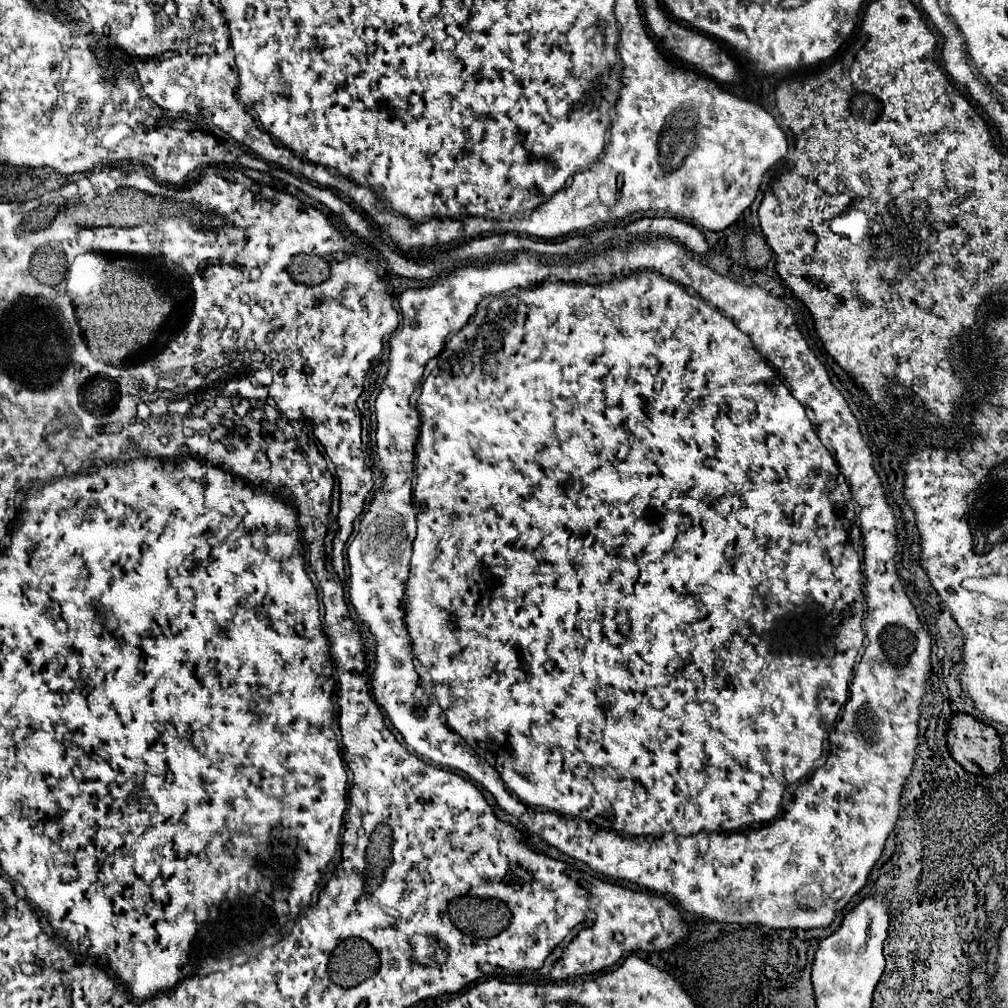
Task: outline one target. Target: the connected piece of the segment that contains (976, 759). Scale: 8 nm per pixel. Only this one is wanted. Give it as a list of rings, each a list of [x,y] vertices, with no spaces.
[[[969,714],[953,716],[947,744],[951,756],[971,774],[993,776],[1005,766],[997,730]]]

